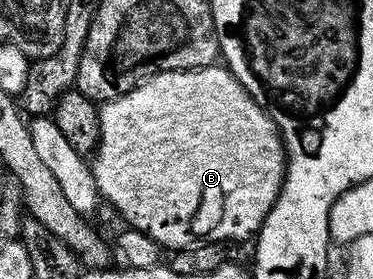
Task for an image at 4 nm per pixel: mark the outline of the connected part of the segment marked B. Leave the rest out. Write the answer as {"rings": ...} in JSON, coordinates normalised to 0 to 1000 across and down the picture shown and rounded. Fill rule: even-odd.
{"rings":[[[587,229],[558,237],[555,247],[496,247],[491,254],[475,254],[469,262],[418,262],[410,276],[397,280],[394,290],[378,290],[375,301],[362,305],[357,319],[338,341],[311,348],[303,362],[276,366],[265,380],[268,398],[268,509],[257,520],[257,545],[244,566],[241,588],[247,599],[247,634],[257,645],[257,688],[271,710],[279,706],[335,778],[340,803],[351,817],[367,821],[367,828],[389,835],[402,857],[418,864],[424,882],[437,885],[450,900],[469,900],[477,892],[504,892],[520,875],[544,871],[550,864],[587,864],[592,871],[619,867],[619,849],[627,860],[643,864],[651,849],[673,853],[678,842],[697,832],[697,803],[713,785],[713,771],[724,756],[724,742],[740,720],[740,703],[751,695],[751,674],[761,652],[761,599],[767,588],[767,566],[761,556],[761,509],[751,502],[751,473],[740,462],[740,444],[718,423],[716,405],[708,401],[708,384],[665,337],[660,323],[638,297],[633,272],[625,262],[611,258],[609,244],[592,240]]]}

